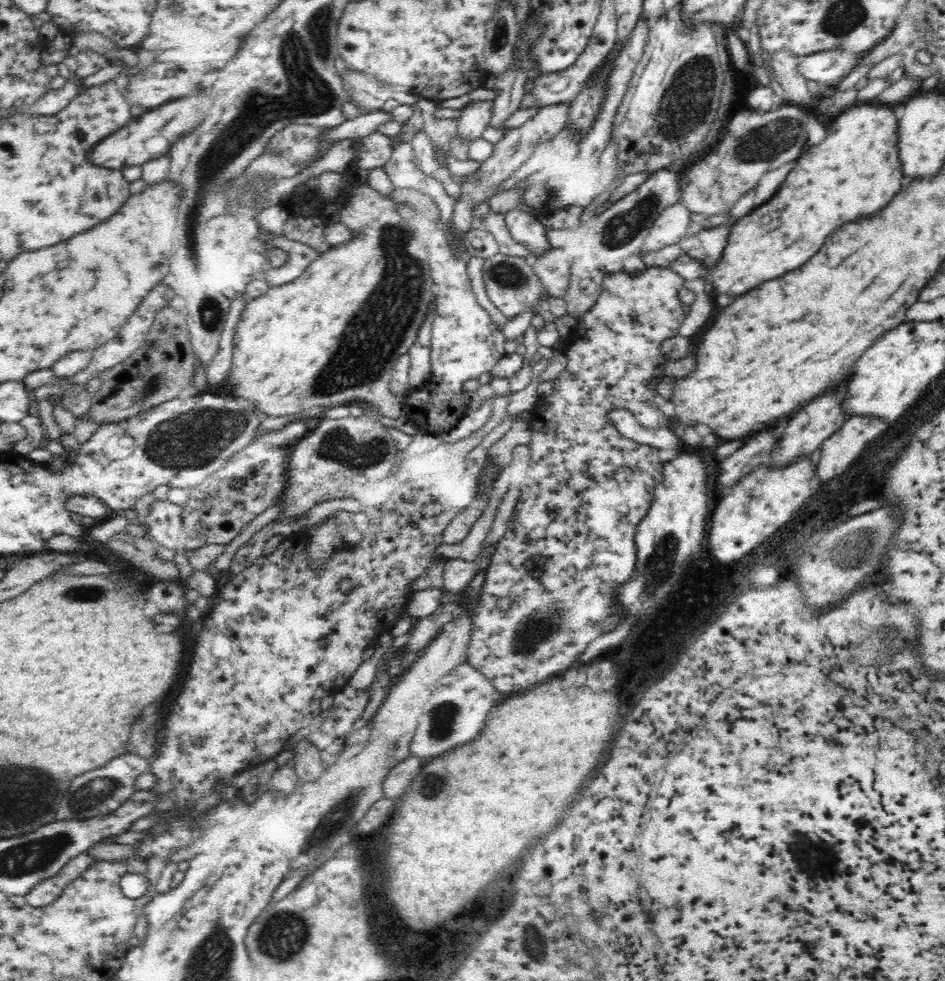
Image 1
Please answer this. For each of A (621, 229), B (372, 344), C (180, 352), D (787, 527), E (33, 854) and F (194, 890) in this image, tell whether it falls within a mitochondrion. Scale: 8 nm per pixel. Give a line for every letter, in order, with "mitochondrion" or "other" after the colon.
A: mitochondrion
B: mitochondrion
C: other
D: other
E: mitochondrion
F: other

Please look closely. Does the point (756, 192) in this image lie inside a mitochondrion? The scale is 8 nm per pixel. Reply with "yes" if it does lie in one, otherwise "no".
no

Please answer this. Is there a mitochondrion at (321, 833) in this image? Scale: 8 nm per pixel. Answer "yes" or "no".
yes

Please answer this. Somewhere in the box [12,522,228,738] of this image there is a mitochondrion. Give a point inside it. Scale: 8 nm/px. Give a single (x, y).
(85, 593)

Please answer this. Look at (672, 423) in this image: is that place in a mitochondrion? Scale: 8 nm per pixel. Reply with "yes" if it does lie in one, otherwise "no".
no

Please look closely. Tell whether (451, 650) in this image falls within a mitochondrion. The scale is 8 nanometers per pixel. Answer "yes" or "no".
no

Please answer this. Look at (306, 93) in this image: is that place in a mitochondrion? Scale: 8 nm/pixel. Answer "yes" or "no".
yes

